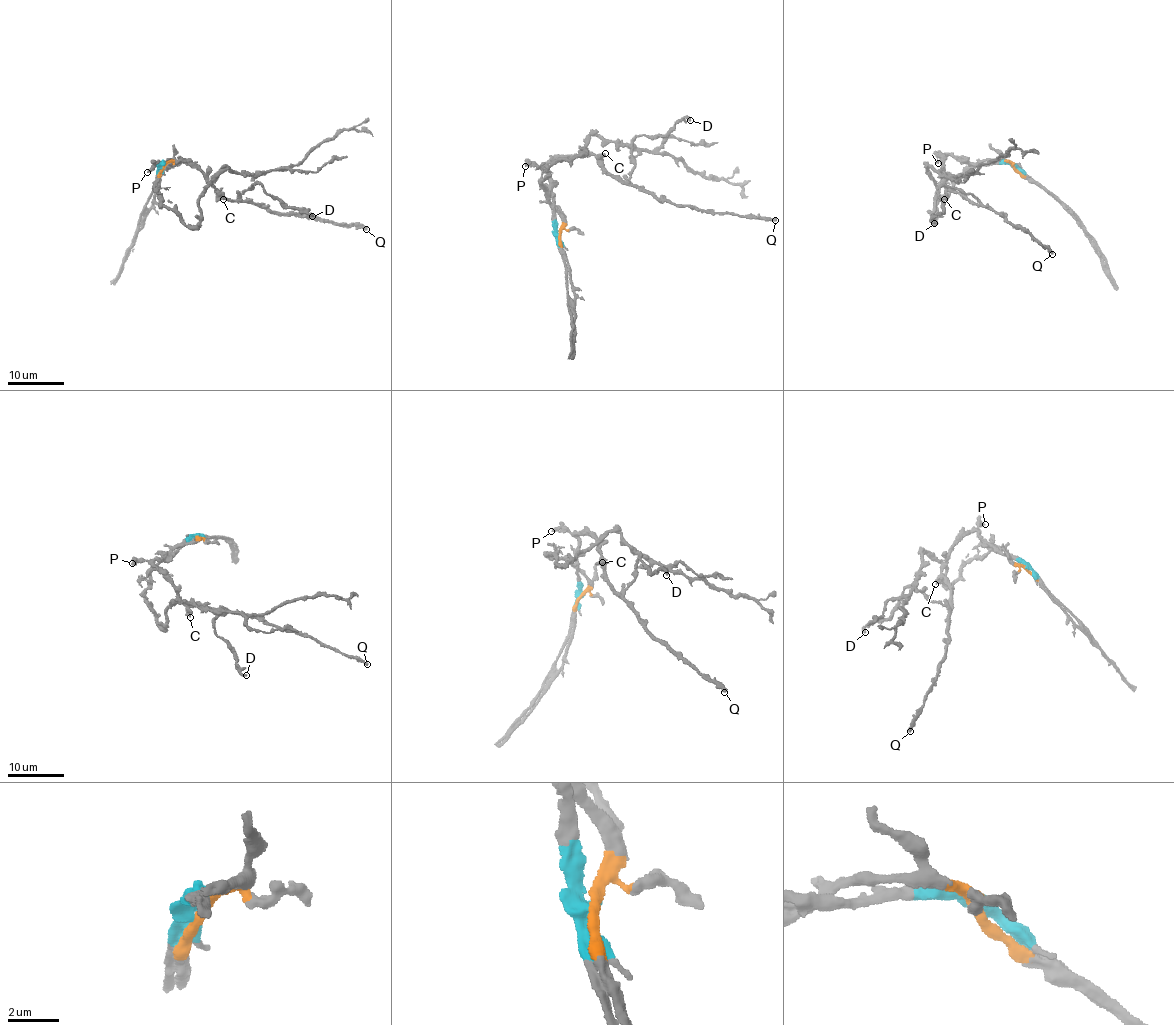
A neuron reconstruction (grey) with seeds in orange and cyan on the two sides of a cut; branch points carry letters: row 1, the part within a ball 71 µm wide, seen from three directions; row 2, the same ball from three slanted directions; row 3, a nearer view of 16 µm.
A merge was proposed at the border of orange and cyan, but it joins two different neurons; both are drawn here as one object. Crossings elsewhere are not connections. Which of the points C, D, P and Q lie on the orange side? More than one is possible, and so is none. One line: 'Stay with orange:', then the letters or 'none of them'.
Stay with orange: none of them

